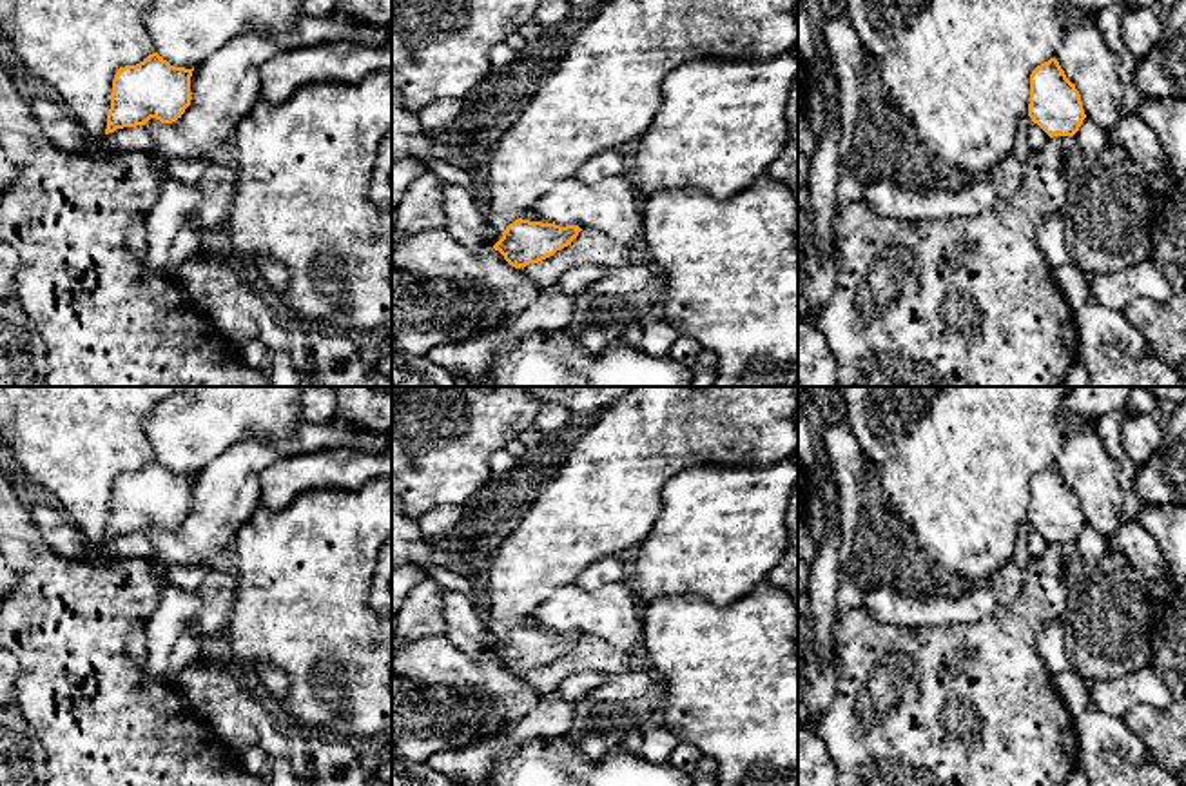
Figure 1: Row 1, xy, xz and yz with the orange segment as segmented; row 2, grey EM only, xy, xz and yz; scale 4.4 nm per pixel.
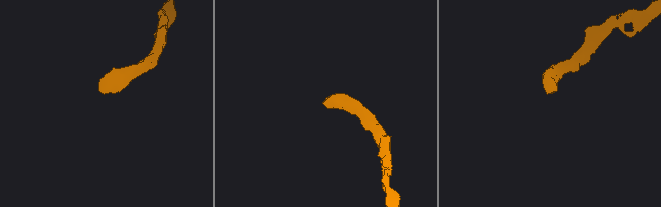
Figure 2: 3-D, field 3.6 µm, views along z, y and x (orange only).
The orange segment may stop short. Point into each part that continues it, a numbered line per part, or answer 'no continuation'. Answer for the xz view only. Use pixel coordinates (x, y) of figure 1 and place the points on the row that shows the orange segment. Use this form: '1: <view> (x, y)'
1: xz (466, 222)

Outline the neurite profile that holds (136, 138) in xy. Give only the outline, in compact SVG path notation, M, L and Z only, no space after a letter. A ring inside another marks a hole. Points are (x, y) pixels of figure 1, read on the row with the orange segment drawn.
M136 125L109 133L103 145L111 149L152 151L154 142L143 125Z

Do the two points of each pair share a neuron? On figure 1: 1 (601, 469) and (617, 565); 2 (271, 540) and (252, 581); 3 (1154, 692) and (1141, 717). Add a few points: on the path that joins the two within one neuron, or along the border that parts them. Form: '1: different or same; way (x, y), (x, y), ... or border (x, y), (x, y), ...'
1: different; border (628, 554), (604, 554), (579, 576)
2: same; way (271, 550), (271, 563), (263, 570)
3: different; border (1166, 705), (1134, 707), (1123, 717)

